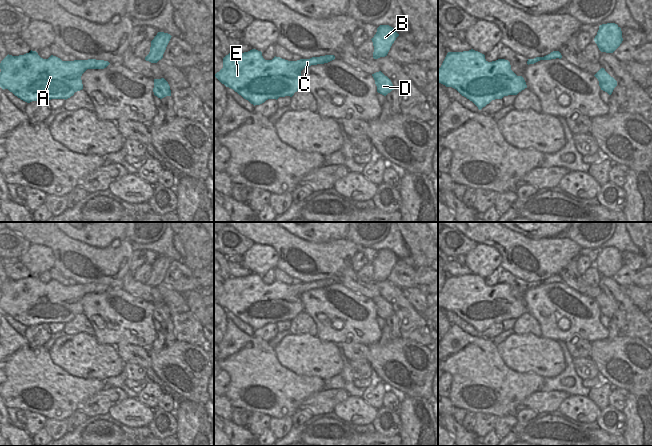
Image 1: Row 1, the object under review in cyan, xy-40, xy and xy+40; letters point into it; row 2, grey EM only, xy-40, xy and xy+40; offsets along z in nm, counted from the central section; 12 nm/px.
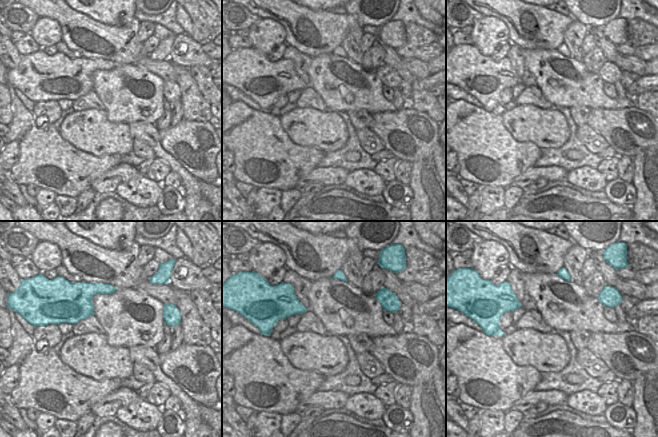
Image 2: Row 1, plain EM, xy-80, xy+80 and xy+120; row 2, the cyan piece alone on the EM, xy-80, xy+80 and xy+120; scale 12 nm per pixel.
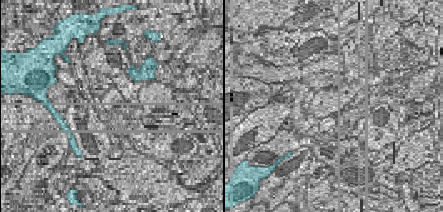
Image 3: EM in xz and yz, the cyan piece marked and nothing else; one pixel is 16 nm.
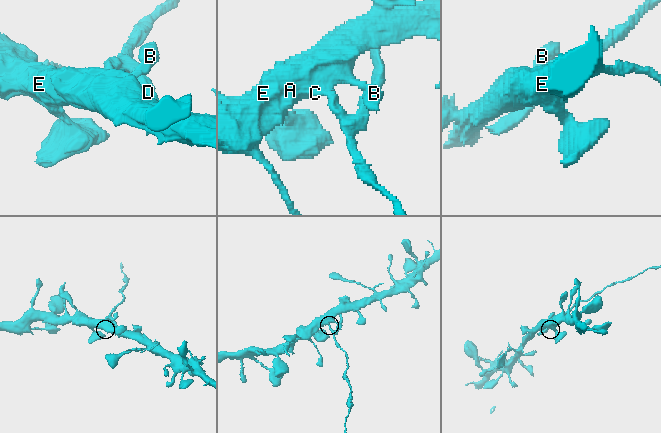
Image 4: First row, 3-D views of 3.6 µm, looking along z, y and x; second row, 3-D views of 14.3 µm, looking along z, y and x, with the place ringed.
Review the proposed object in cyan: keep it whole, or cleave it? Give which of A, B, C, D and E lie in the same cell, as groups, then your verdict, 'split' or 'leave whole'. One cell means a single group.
A B C E / D; split

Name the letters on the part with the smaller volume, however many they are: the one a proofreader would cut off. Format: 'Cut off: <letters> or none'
Cut off: D.

